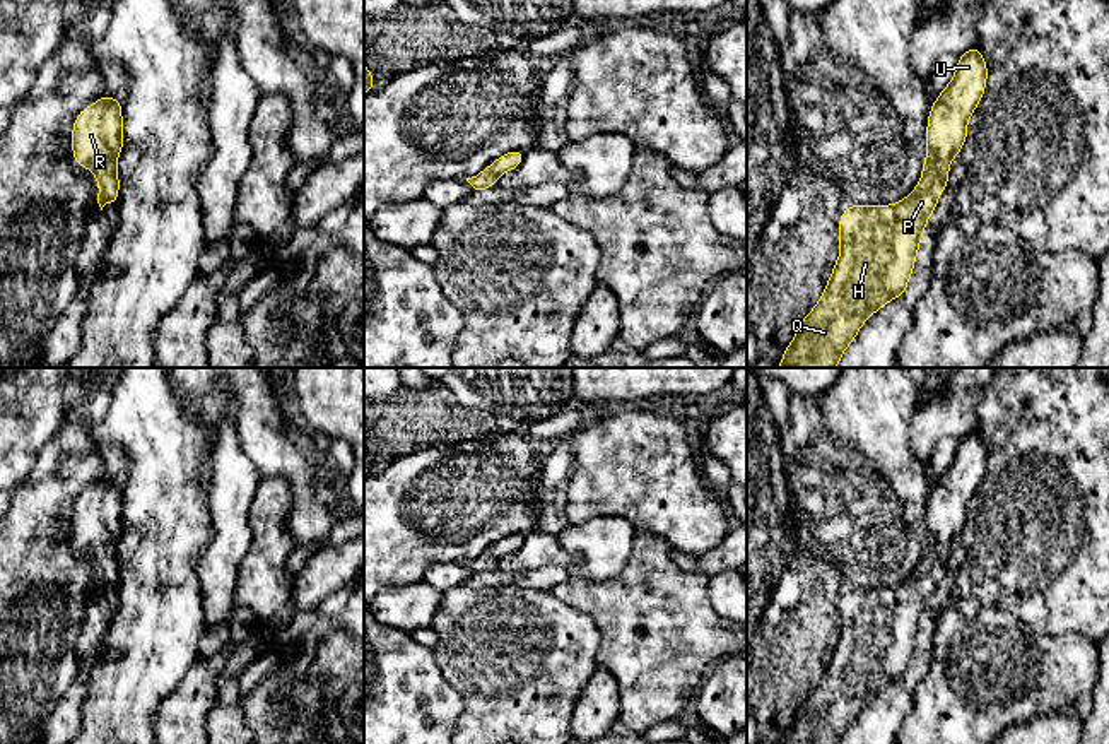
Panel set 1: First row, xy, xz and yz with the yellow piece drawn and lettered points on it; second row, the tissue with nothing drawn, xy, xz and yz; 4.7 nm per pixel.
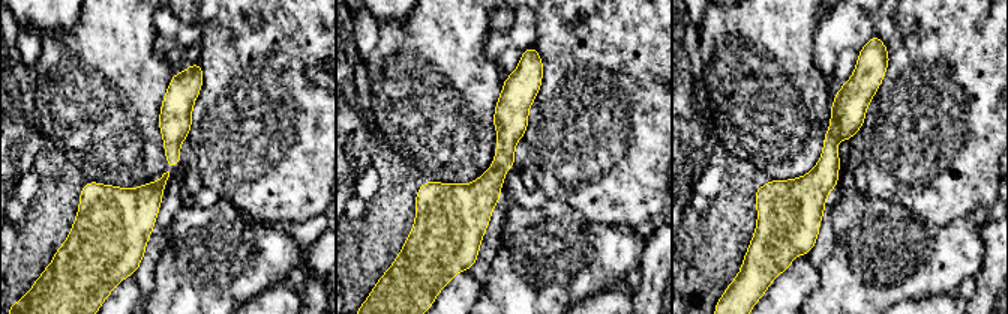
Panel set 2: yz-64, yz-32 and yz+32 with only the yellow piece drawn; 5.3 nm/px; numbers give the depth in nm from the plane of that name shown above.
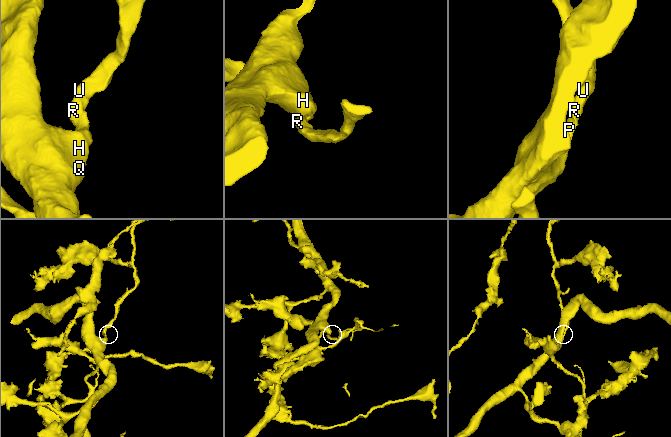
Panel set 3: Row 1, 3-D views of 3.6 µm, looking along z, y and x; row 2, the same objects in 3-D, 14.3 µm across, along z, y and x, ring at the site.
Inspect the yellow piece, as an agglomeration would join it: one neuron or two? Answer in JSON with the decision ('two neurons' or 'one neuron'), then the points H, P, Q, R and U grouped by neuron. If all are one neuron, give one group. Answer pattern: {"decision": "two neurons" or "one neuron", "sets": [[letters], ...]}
{"decision": "one neuron", "sets": [["H", "P", "Q", "R", "U"]]}

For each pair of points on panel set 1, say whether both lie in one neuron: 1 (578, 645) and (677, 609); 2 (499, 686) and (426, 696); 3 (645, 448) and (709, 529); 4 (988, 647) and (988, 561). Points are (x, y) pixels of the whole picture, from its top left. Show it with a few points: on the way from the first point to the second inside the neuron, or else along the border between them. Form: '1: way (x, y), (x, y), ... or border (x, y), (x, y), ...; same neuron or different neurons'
1: border (573, 608), (585, 613), (598, 630), (598, 664); different neurons
2: border (434, 657), (462, 698), (455, 726); different neurons
3: way (650, 469), (689, 508); same neuron
4: border (983, 606), (1005, 609), (1024, 625); different neurons

